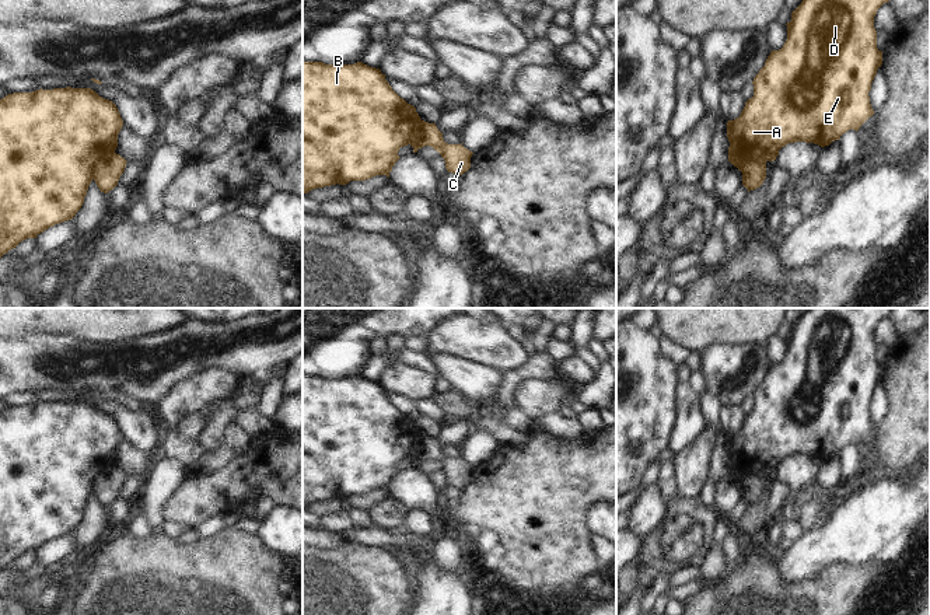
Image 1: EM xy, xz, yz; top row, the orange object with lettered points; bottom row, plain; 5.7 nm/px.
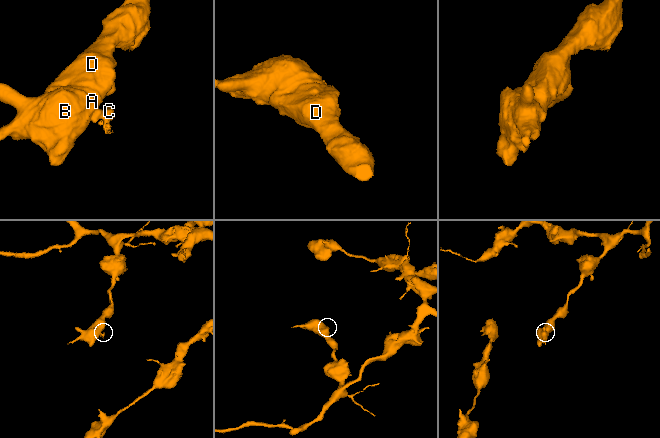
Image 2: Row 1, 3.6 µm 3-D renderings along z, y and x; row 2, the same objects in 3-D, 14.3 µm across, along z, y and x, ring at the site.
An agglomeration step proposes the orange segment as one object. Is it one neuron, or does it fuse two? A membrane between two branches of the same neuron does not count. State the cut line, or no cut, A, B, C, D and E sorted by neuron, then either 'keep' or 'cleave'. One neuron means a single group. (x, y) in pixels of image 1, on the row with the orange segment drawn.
cut xy (114, 151), (97, 163), (93, 178); groups A B D E / C; cleave

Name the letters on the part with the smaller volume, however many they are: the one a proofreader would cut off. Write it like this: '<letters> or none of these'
C

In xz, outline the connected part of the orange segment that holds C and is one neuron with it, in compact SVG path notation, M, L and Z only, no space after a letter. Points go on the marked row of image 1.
M422 120L419 127L413 130L413 136L416 139L417 148L430 146L441 154L448 172L462 175L471 168L471 157L473 153L465 148L462 143L445 143L443 139L443 133L437 129L436 123Z

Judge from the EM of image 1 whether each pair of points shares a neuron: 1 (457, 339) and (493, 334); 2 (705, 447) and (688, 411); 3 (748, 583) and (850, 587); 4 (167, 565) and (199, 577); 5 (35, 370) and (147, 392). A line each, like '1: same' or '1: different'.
1: same
2: different
3: same
4: different
5: same

